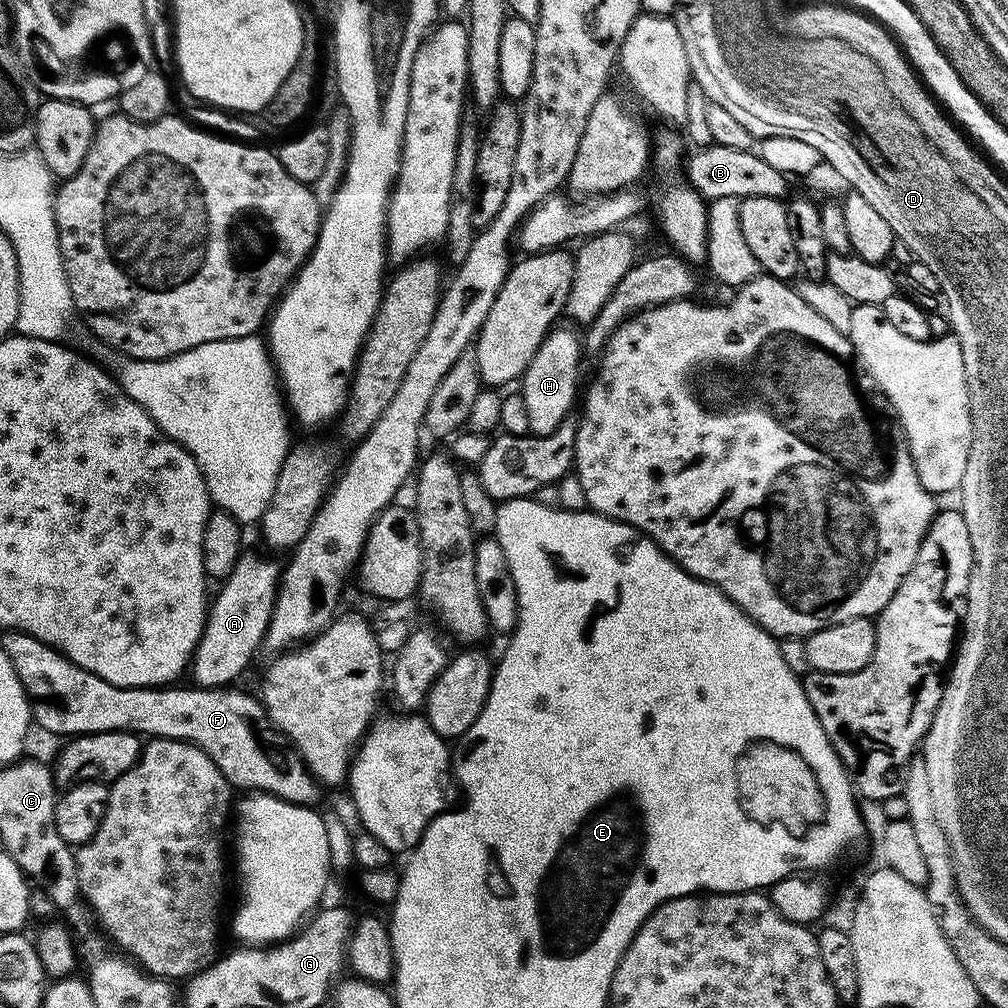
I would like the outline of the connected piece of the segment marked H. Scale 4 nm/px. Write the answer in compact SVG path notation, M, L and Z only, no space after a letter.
M553 327L544 337L522 377L522 395L530 418L530 433L534 436L549 436L558 430L560 423L569 419L572 403L578 400L576 383L580 380L582 340L570 329L560 327Z

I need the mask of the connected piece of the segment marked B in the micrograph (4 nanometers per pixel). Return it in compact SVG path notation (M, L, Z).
M709 143L705 152L696 156L696 161L688 168L691 187L695 188L705 201L732 202L746 196L761 196L775 200L787 197L789 177L774 170L774 166L762 162L762 158L752 150L730 150L730 146Z

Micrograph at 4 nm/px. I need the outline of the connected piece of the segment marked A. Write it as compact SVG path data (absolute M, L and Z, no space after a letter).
M248 550L241 551L240 560L234 566L234 570L229 574L228 579L223 581L219 585L220 593L216 596L216 601L212 600L210 607L207 609L208 611L208 622L204 626L204 633L202 634L202 638L198 642L198 646L196 647L195 652L191 653L190 656L190 676L192 672L192 676L197 685L201 688L223 688L225 686L231 685L233 682L236 682L236 679L239 678L240 675L244 672L244 667L247 666L248 663L252 660L252 655L255 654L256 651L260 648L260 643L265 643L268 627L270 626L270 622L272 621L272 615L274 614L274 610L276 609L276 597L280 590L280 579L282 577L282 564L279 564L276 560L267 560L264 556L259 556L256 552L248 552Z

